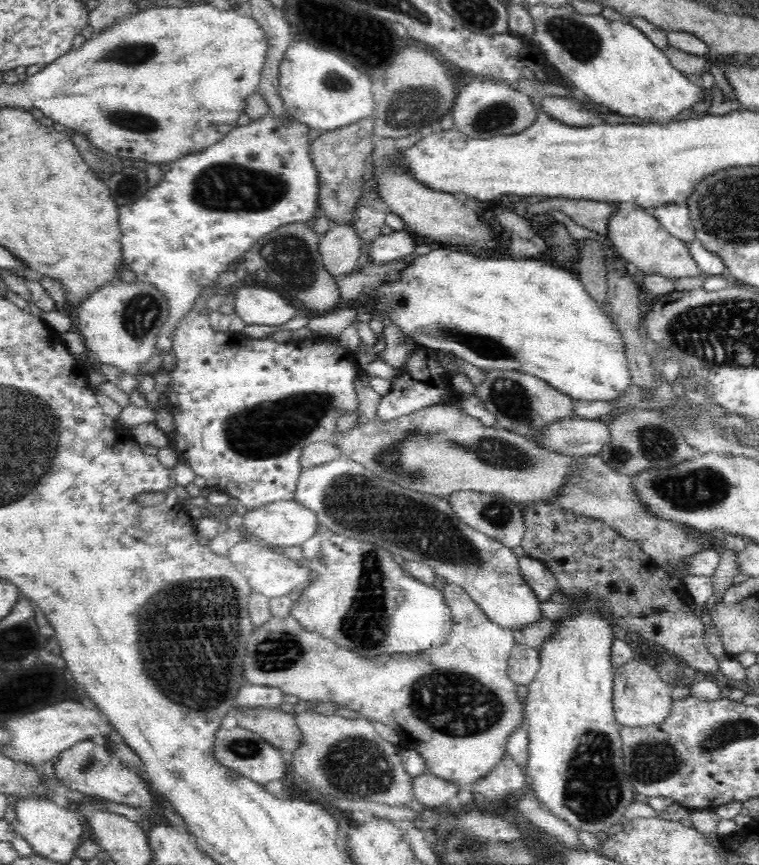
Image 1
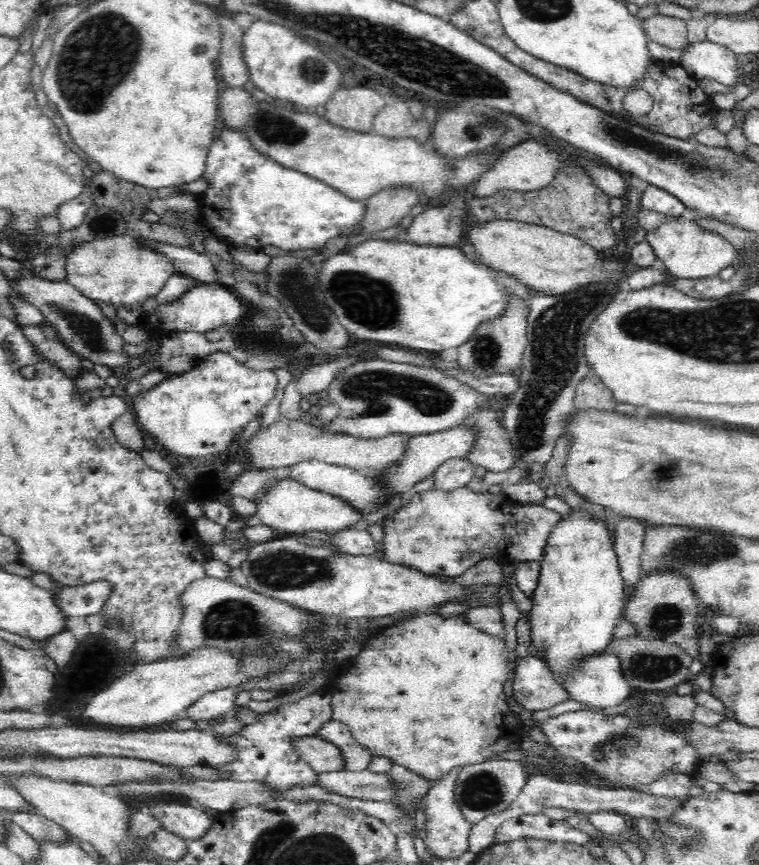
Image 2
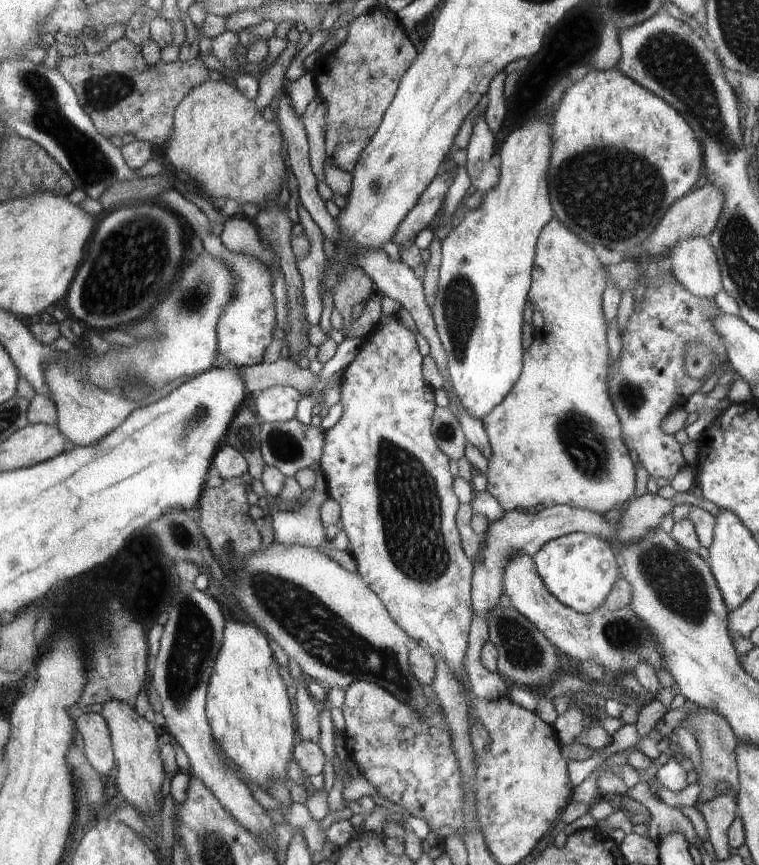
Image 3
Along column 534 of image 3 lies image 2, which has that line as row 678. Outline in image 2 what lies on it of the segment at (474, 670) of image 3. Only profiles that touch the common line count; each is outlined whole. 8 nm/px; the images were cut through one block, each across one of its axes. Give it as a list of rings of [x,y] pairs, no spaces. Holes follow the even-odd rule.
[[[529,654],[526,657],[518,658],[512,666],[511,678],[514,690],[512,697],[514,697],[516,703],[524,707],[526,713],[546,710],[571,699],[570,694],[553,677],[546,663],[536,655]]]

